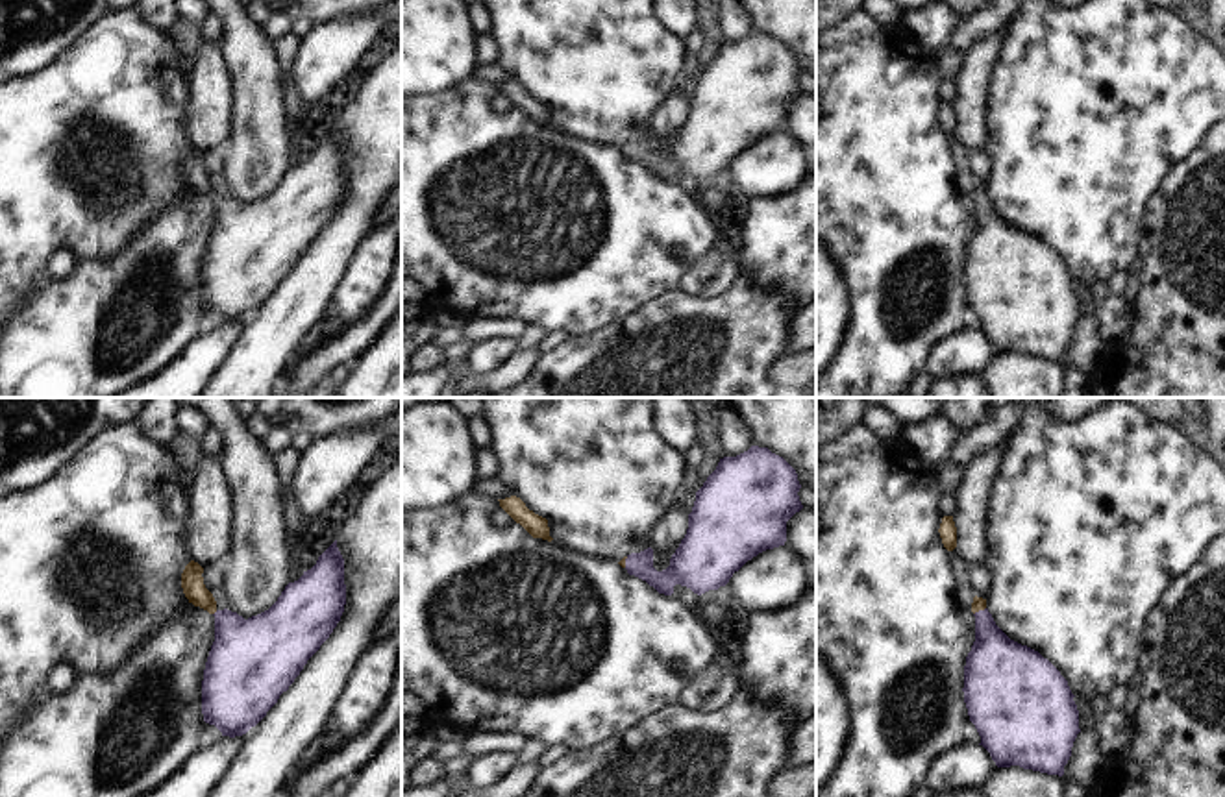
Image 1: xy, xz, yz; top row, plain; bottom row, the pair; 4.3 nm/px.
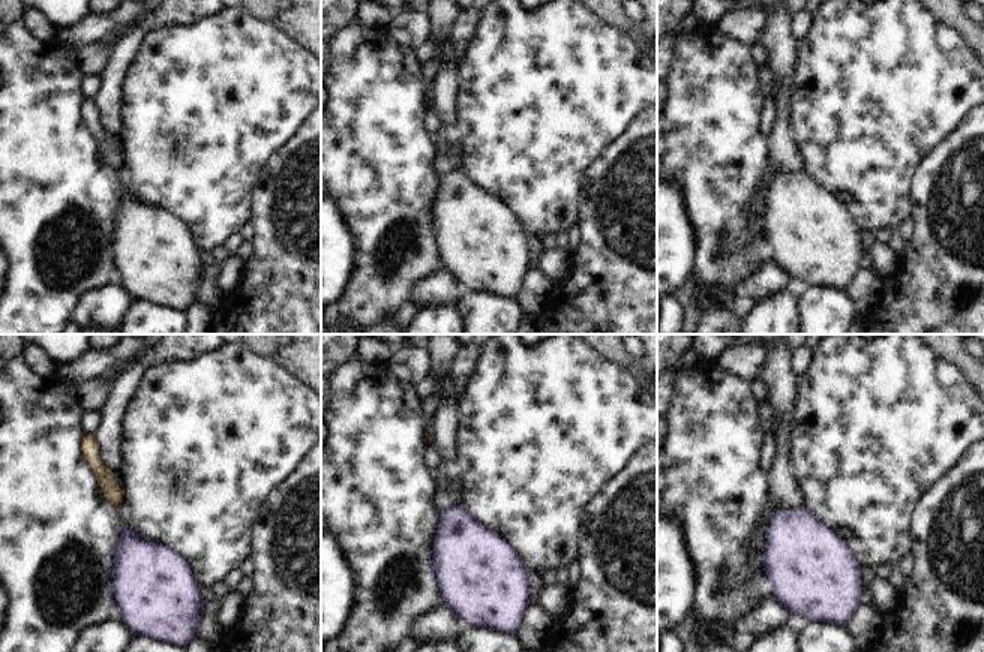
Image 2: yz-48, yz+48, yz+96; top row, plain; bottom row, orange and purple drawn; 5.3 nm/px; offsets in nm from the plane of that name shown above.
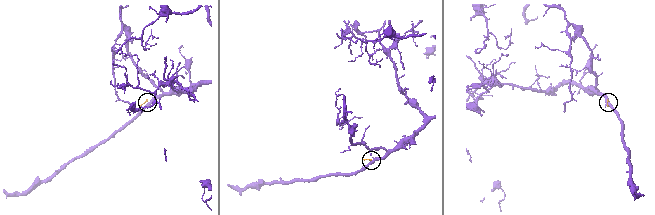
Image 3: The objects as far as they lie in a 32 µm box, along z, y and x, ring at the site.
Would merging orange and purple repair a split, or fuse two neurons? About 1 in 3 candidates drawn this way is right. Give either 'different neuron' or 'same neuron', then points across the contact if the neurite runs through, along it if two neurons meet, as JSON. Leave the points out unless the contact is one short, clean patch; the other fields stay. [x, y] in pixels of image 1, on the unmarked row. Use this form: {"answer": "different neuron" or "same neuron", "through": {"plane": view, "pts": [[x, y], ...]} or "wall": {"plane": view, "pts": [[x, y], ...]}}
{"answer": "same neuron", "through": {"plane": "yz", "pts": [[979, 189], [979, 195], [996, 248]]}}

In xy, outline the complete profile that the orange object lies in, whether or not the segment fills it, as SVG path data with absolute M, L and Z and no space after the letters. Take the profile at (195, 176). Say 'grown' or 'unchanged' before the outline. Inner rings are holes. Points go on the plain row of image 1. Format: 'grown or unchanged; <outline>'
grown; M335 126L268 196L248 205L228 194L218 196L202 159L194 146L181 159L189 189L215 202L202 300L222 322L235 324L266 301L340 207L346 190L344 144Z

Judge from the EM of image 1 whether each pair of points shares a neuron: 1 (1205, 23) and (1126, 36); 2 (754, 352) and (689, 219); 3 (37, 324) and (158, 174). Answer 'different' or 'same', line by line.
1: different
2: different
3: different

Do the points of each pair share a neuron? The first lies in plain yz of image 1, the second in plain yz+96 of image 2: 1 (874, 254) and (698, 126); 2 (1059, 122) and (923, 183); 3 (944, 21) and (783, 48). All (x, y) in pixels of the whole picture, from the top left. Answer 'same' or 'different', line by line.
1: same
2: different
3: different

